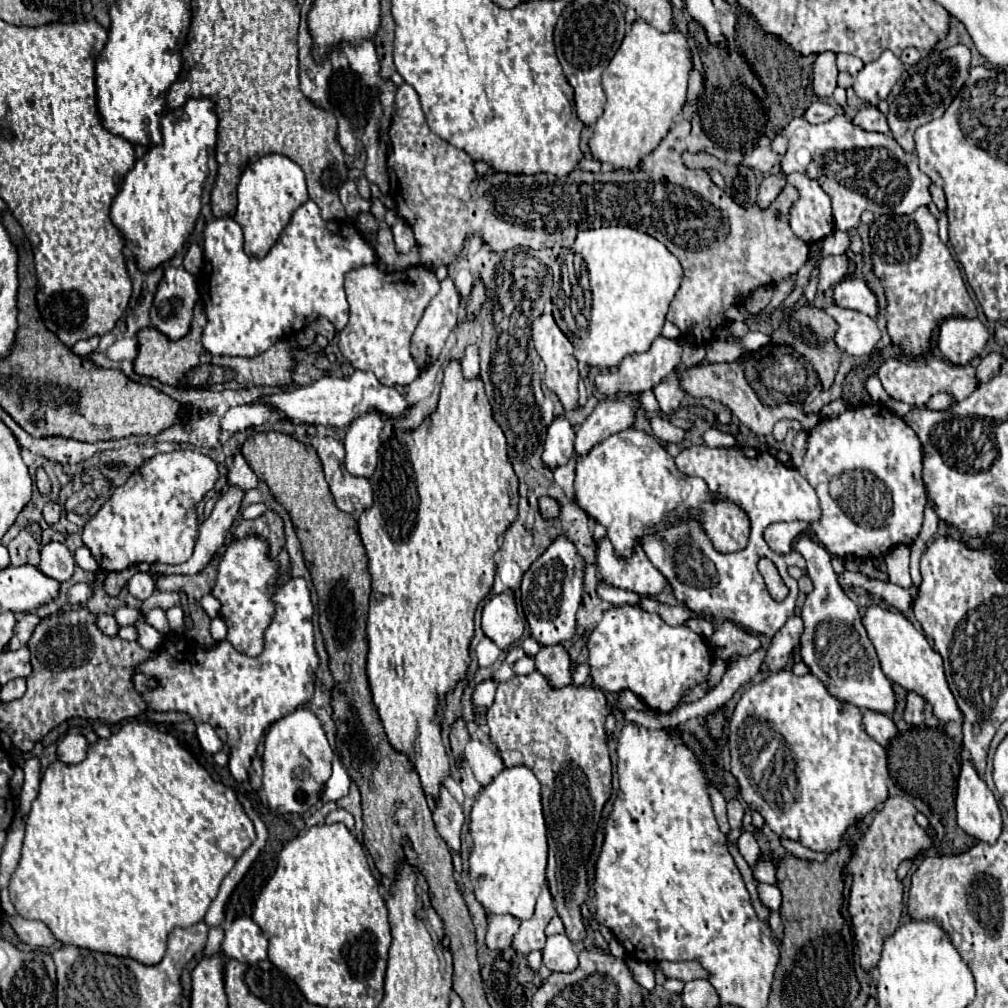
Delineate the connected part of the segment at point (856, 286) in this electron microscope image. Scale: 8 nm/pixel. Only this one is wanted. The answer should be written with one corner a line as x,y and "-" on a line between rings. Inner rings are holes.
845,278
839,282
833,288
833,302
841,308
863,312
871,318
877,314
877,298
867,288
863,278

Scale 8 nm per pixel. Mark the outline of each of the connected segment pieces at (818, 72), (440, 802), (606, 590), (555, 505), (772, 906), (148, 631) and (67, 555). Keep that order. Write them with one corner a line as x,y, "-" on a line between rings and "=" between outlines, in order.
821,52
813,64
813,92
821,98
833,96
837,88
837,64
833,52
=
441,786
441,792
437,796
437,802
433,808
433,820
435,820
437,832
443,836
447,846
459,852
459,844
461,844
459,834
461,834
461,826
465,818
463,818
461,804
449,794
445,786
=
601,582
597,586
597,596
605,602
609,602
611,606
625,606
625,604
631,604
635,606
639,602
639,596
635,592
627,592
627,590
619,590
615,586
607,586
605,582
=
541,496
539,498
539,512
541,512
543,520
557,520
561,514
561,504
557,502
557,498
=
757,882
757,894
759,894
759,900
761,900
771,912
779,912
779,906
781,906
781,892
779,892
777,886
=
145,618
139,620
135,626
137,626
137,630
139,630
139,640
137,640
137,642
139,642
143,648
147,648
147,650
151,650
151,652
153,652
155,648
159,648
163,636
161,636
153,626
149,626
=
49,542
41,548
39,570
49,578
65,582
73,576
73,568
75,568
75,558
65,544

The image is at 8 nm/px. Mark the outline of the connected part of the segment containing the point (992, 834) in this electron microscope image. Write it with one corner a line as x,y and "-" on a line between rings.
963,760
957,778
957,826
977,840
995,844
1003,832
1001,812
993,792
975,772
973,764

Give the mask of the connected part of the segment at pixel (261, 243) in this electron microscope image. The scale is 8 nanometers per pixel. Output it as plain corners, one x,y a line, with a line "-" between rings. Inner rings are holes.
267,154
257,162
249,164
243,170
237,186
237,212
233,216
243,230
243,240
245,240
243,250
247,252
247,256
263,258
277,242
283,228
289,224
293,212
307,200
309,196
305,186
305,174
287,156

